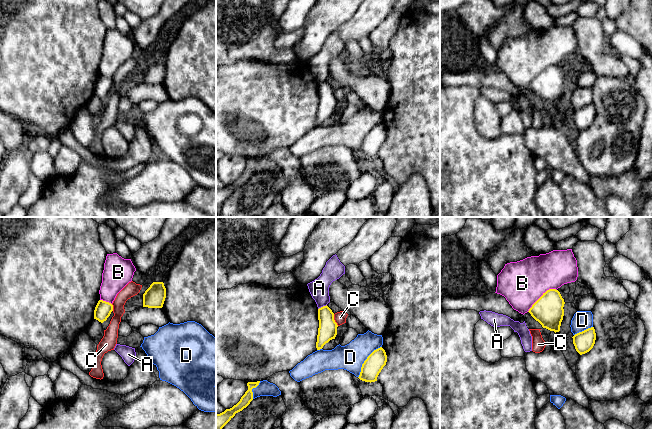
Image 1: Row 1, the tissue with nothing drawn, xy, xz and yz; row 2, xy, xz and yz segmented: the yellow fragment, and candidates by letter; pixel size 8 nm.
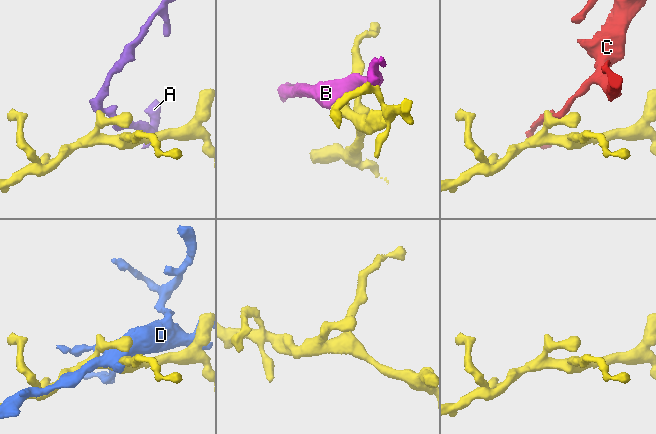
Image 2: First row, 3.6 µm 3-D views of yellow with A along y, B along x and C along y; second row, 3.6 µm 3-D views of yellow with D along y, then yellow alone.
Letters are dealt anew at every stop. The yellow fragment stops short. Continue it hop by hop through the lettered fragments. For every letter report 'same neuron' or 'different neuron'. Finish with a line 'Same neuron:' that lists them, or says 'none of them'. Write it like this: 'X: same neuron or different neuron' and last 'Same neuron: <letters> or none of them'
A: different neuron
B: different neuron
C: different neuron
D: different neuron
Same neuron: none of them

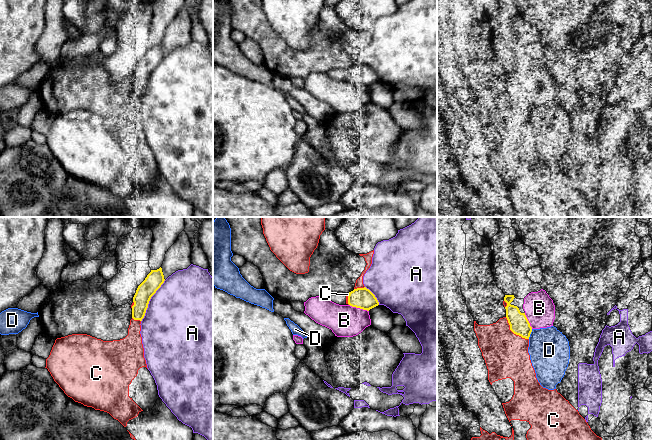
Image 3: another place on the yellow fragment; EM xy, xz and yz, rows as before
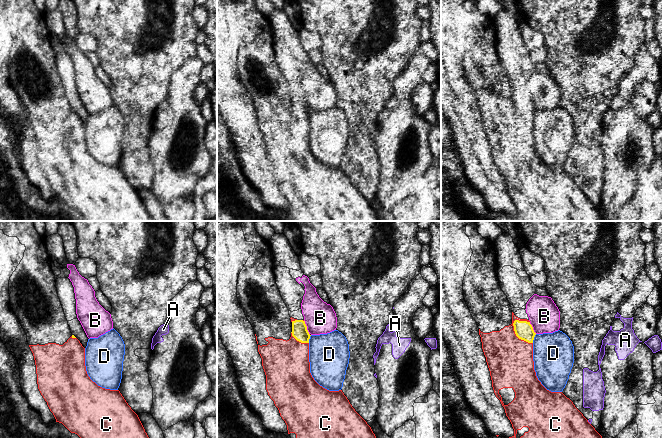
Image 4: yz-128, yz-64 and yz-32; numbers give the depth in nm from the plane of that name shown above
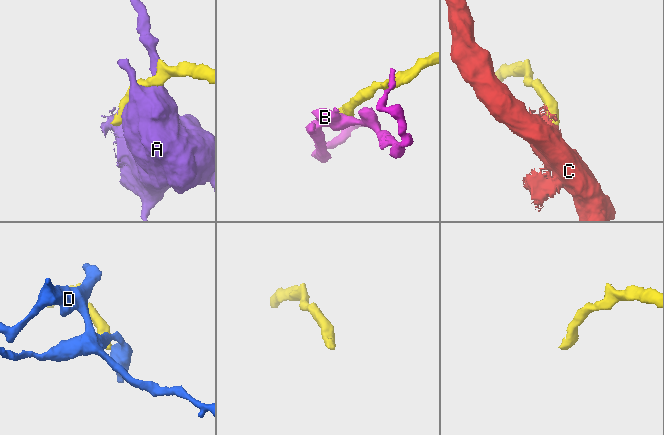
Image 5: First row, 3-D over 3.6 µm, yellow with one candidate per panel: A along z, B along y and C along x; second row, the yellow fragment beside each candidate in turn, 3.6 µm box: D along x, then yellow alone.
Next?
A: different neuron
B: different neuron
C: same neuron
D: different neuron
Same neuron: C

